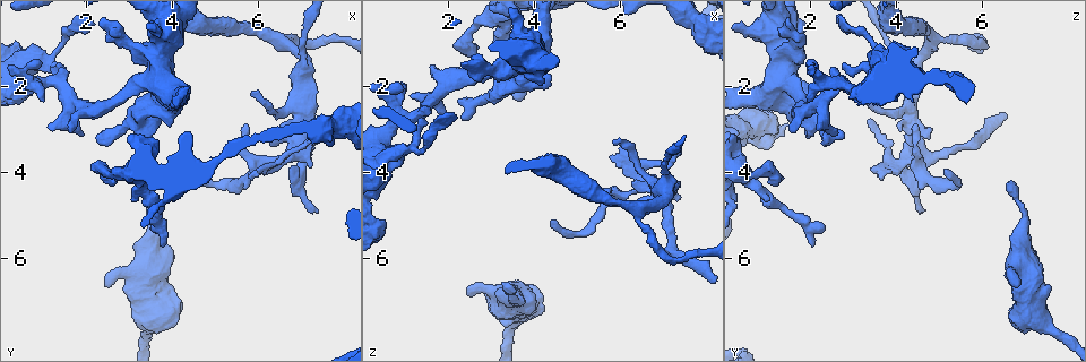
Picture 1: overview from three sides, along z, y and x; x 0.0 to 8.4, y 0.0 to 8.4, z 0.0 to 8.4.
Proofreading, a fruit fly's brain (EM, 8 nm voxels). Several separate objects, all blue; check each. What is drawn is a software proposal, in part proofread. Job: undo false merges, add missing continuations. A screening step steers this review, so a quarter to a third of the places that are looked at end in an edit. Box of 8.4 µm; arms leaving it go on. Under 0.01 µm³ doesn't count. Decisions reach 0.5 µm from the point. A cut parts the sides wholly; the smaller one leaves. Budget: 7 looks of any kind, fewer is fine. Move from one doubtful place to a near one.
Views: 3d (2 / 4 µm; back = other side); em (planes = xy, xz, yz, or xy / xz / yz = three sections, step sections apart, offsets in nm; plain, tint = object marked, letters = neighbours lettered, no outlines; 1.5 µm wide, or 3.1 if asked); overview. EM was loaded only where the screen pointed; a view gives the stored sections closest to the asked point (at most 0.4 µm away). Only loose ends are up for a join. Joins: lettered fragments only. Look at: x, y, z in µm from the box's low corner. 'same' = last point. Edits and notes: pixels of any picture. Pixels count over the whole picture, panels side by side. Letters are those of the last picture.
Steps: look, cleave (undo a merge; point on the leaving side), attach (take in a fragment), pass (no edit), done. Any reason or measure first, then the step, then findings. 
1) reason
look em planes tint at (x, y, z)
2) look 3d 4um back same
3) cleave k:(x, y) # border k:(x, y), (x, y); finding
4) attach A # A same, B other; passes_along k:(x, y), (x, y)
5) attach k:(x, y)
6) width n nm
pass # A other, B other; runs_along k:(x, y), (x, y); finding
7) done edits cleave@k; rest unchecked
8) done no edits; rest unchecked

branch stops here
look 3d 4um at (7.40, 4.95, 4.65)

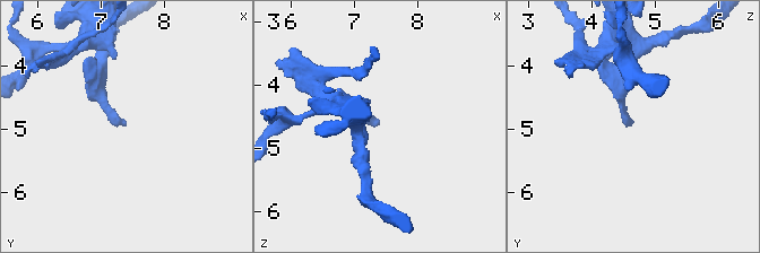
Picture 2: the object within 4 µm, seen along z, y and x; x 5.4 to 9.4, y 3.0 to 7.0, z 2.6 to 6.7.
look em planes plain at (7.35, 4.90, 4.65)

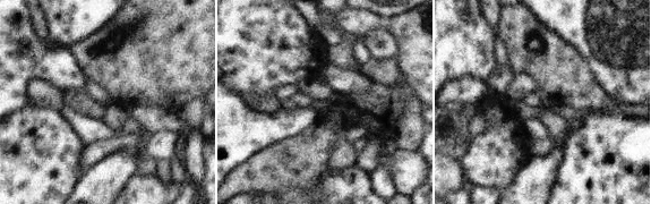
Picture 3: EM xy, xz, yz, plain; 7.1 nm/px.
see the neighbours
look em planes letters same

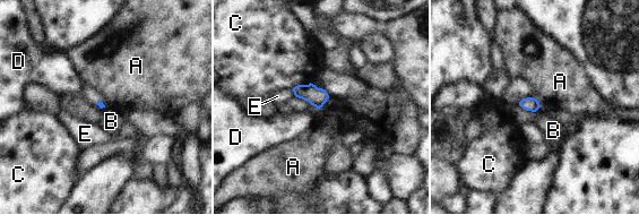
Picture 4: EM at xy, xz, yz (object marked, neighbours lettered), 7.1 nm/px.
pass # A other, B other, C other, D other, E other; border 4:(541, 106), (535, 112); none of them fits

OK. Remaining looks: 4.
branch stops here
look em xy step 8 letters at (3.30, 4.25, 6.55)

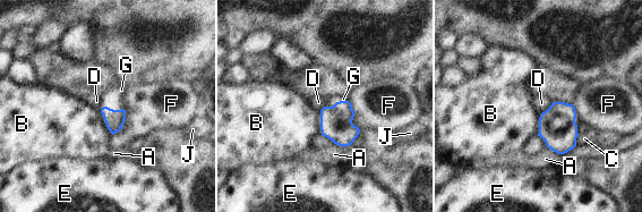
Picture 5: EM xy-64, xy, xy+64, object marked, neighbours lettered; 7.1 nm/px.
cut it another way
look em planes letters same

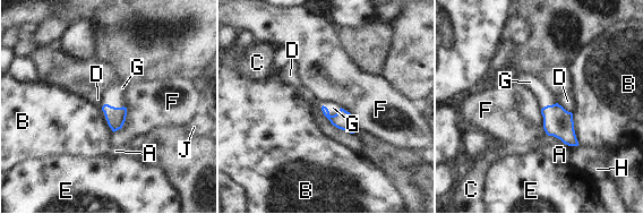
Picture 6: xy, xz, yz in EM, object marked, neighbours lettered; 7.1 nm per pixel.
attach G # A other, B other, C other, D other, E other, F other, G same, H other, J other; passes_along 6:(344, 120), (329, 114), (333, 108); it goes on there

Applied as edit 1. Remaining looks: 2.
done edits attach@6; rest unchecked

